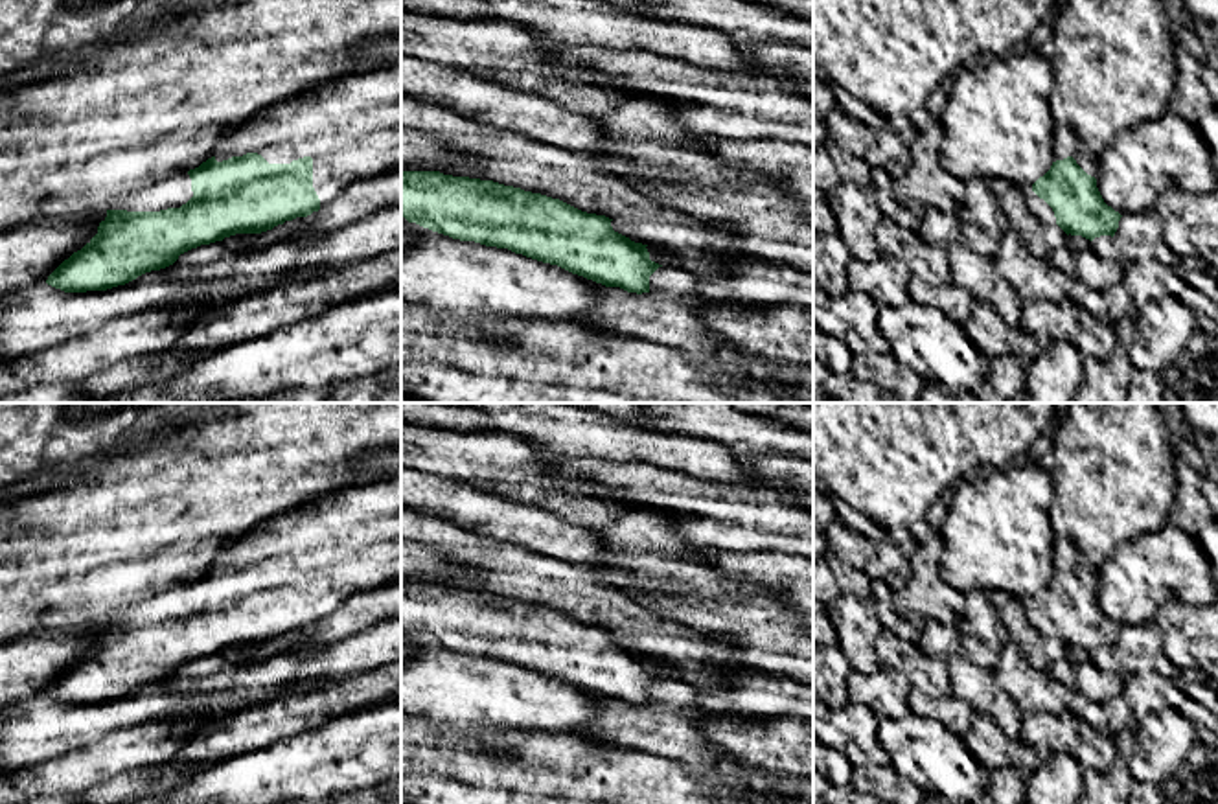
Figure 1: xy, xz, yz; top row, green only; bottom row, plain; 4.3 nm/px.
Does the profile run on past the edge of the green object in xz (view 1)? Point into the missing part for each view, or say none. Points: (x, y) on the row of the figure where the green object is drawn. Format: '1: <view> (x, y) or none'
1: none

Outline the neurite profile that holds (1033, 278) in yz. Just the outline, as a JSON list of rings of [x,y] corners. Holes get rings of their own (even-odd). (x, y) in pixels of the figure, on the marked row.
[[[1010,228],[1001,235],[999,250],[992,259],[997,274],[1008,281],[1021,302],[1047,300],[1060,304],[1076,293],[1067,274],[1052,267],[1049,259],[1034,256]]]

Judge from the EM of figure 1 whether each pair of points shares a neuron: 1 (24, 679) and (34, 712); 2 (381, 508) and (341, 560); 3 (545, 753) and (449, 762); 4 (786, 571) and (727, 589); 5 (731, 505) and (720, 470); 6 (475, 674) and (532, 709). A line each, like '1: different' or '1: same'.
1: different
2: same
3: same
4: different
5: different
6: same

